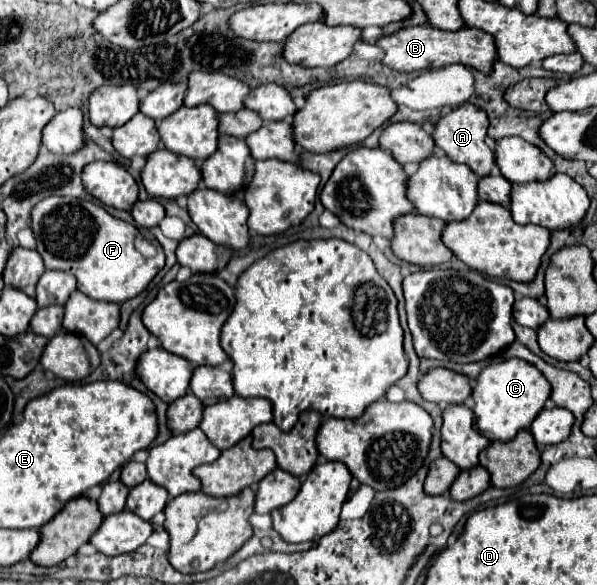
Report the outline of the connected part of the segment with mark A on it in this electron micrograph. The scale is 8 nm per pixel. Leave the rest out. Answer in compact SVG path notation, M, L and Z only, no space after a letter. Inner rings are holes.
M469 102L453 108L451 112L447 112L445 116L441 116L435 124L433 130L433 140L437 144L439 150L443 150L453 162L457 164L467 164L479 178L489 174L495 160L493 160L493 150L485 144L487 138L487 128L489 128L489 118L485 116L485 112Z

